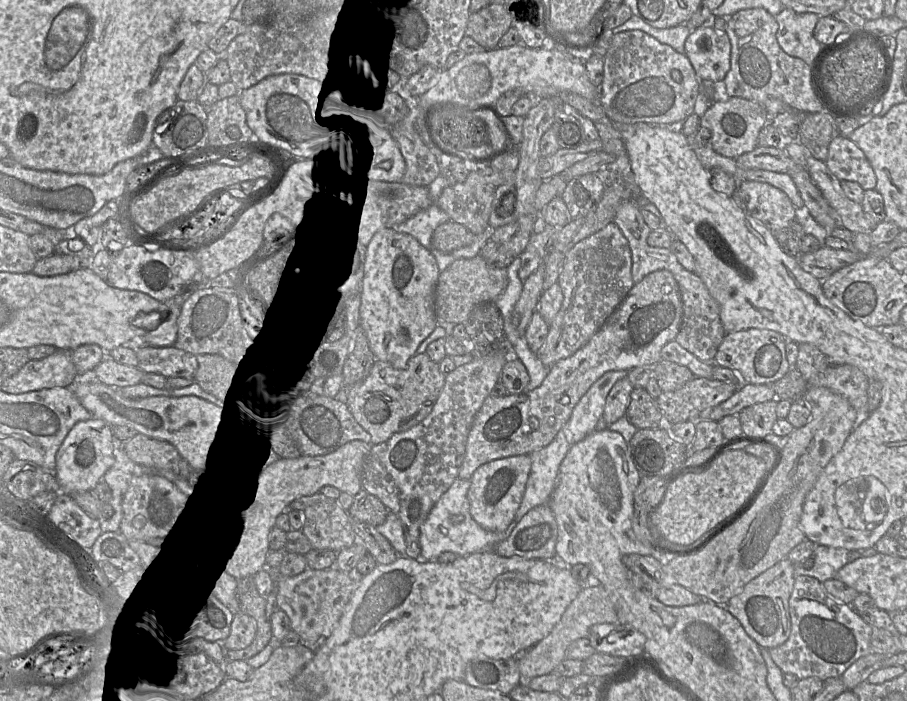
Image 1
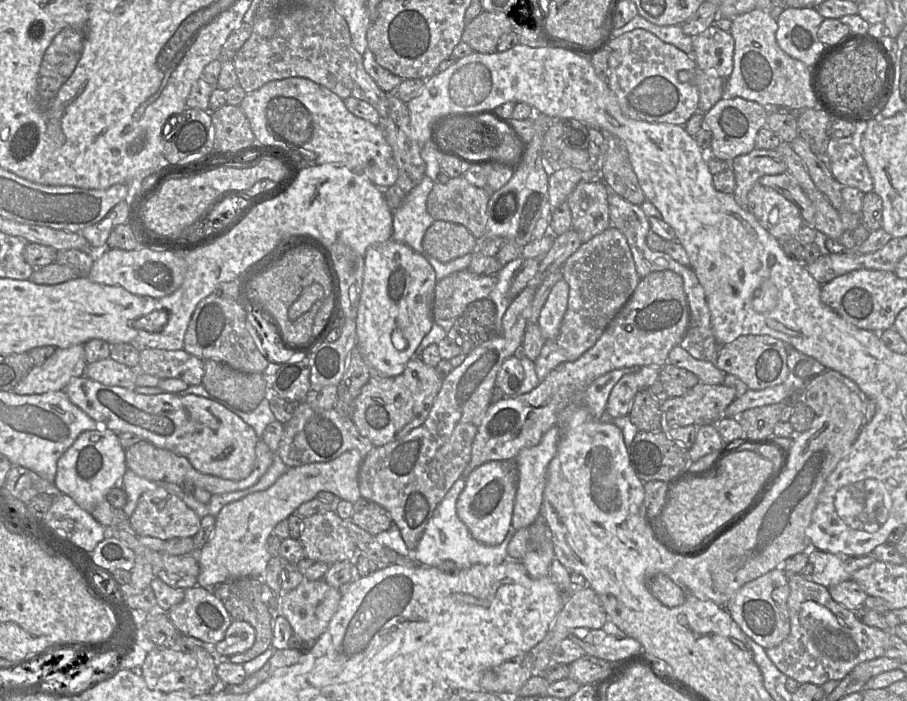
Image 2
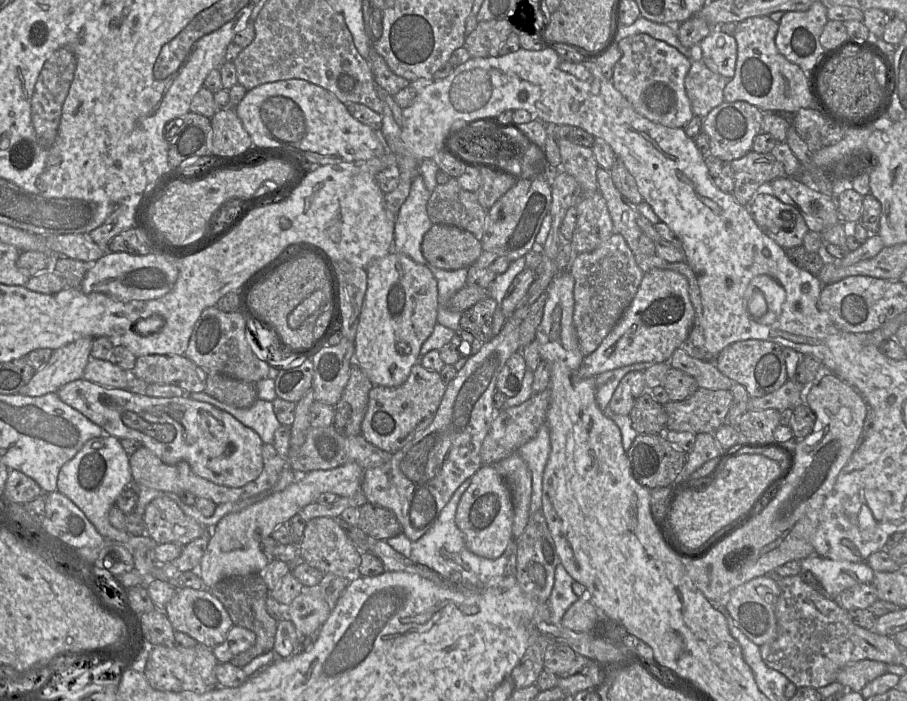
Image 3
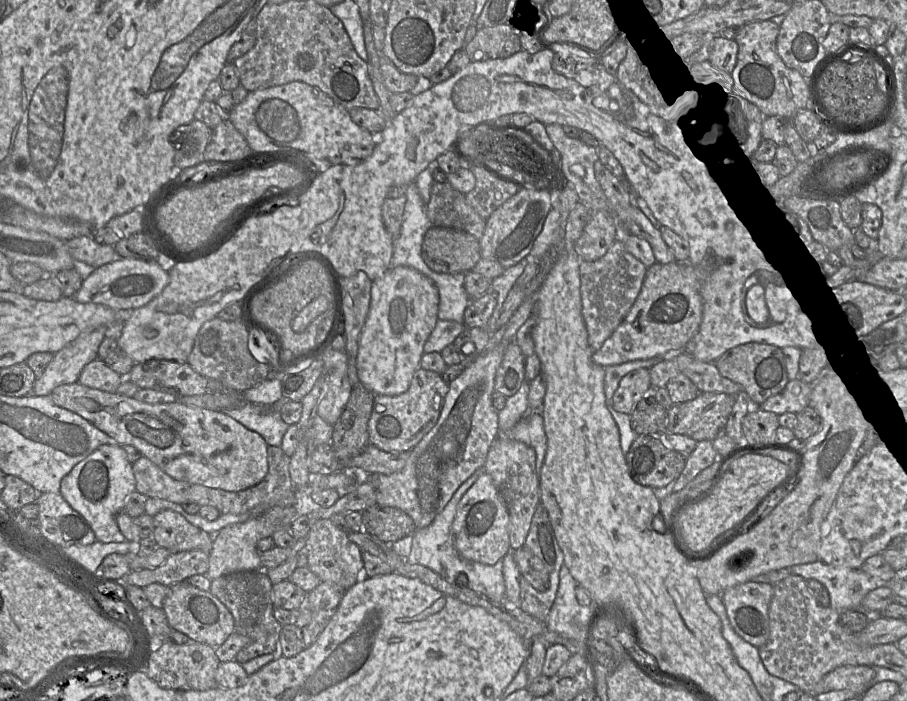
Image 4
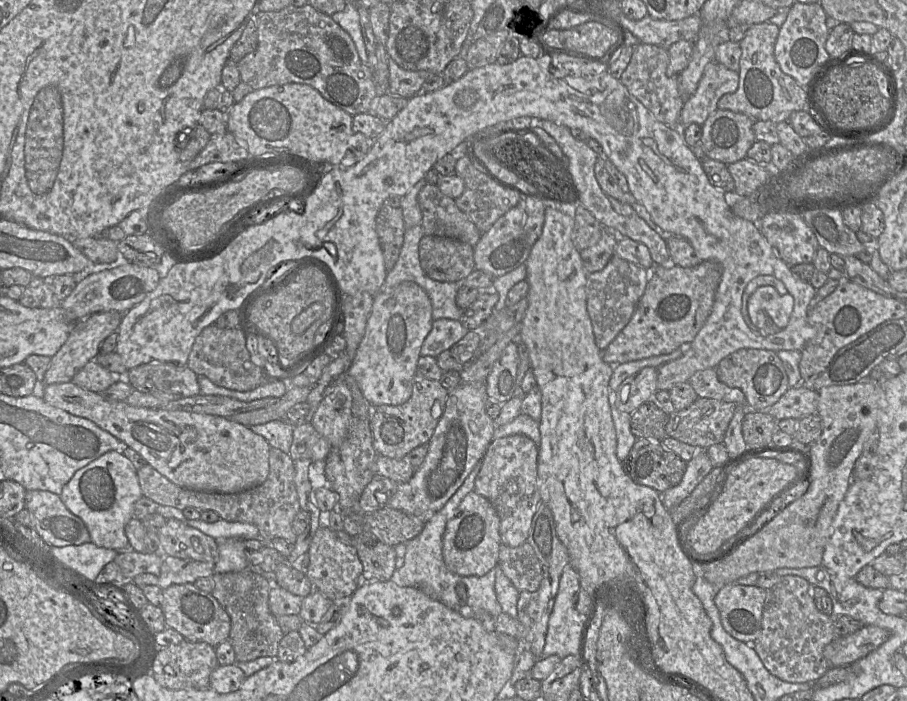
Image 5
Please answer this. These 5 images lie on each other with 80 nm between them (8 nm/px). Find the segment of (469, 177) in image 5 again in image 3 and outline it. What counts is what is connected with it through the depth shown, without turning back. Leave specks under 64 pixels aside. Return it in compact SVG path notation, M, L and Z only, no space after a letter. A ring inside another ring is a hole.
M480 168L480 187L477 193L478 202L488 211L494 203L510 190L518 179L507 173Z

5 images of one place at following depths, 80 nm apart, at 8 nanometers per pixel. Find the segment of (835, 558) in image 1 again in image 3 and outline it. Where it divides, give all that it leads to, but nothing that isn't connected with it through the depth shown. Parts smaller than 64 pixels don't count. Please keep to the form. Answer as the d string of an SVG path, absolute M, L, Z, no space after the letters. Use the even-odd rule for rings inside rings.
M813 554L801 561L802 572L811 572L822 584L825 593L831 599L835 599L842 591L858 584L871 584L874 571L866 562L850 562L845 560L832 560Z

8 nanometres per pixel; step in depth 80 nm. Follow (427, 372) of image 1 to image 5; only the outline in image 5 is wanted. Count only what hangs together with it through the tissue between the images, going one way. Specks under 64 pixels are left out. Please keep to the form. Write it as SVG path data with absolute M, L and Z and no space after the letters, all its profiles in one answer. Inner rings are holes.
M416 373L410 399L404 404L369 407L373 447L378 455L393 459L405 457L413 449L428 444L446 407L449 392L440 381L425 378Z

